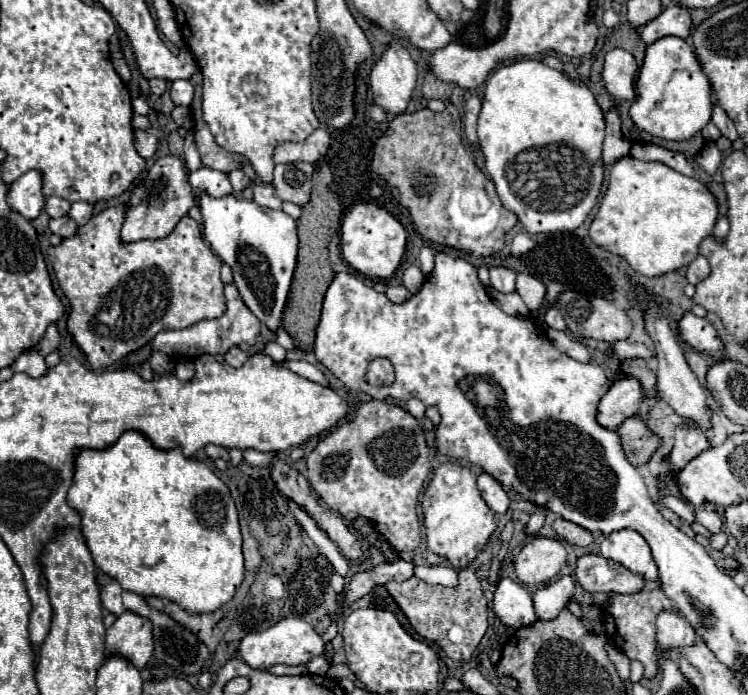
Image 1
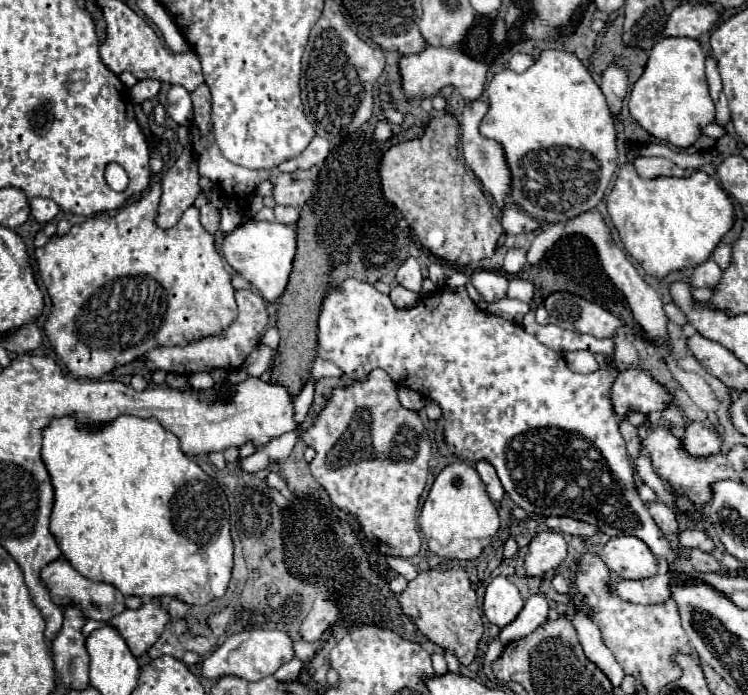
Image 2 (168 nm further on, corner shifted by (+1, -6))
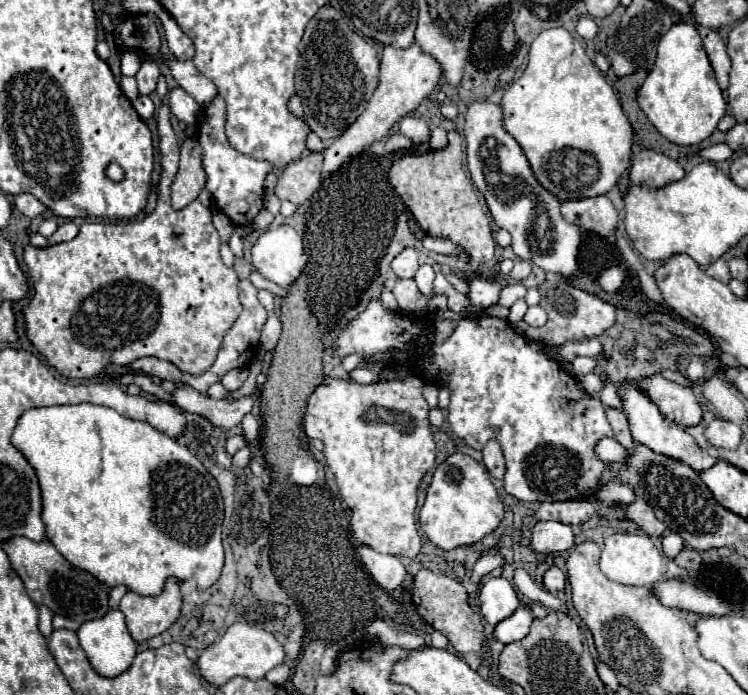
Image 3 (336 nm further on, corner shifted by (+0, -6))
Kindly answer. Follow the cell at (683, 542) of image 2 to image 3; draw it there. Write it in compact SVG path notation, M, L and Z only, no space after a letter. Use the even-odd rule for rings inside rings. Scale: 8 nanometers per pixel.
M676 533L664 535L664 539L662 539L662 551L664 551L666 557L674 559L682 549L684 549L684 539L680 535L676 535Z

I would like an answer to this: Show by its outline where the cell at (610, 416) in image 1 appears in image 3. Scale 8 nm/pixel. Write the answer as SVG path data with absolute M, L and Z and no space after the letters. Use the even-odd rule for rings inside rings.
M660 373L638 377L634 387L646 393L660 413L678 425L698 425L702 421L702 407L690 387L668 381Z

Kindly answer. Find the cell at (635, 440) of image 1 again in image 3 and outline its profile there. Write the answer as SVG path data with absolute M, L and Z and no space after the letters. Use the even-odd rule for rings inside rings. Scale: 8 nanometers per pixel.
M606 409L608 413L608 421L612 425L612 431L616 435L616 441L626 447L626 449L632 449L634 447L634 439L632 439L632 433L630 433L630 427L628 427L628 417L618 411L618 409Z

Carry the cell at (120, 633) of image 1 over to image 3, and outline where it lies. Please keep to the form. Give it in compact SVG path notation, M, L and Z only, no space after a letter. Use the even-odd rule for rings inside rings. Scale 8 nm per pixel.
M168 579L164 591L156 597L140 597L132 591L122 597L118 609L124 613L126 627L136 643L164 633L178 619L182 605L178 587L176 579Z

